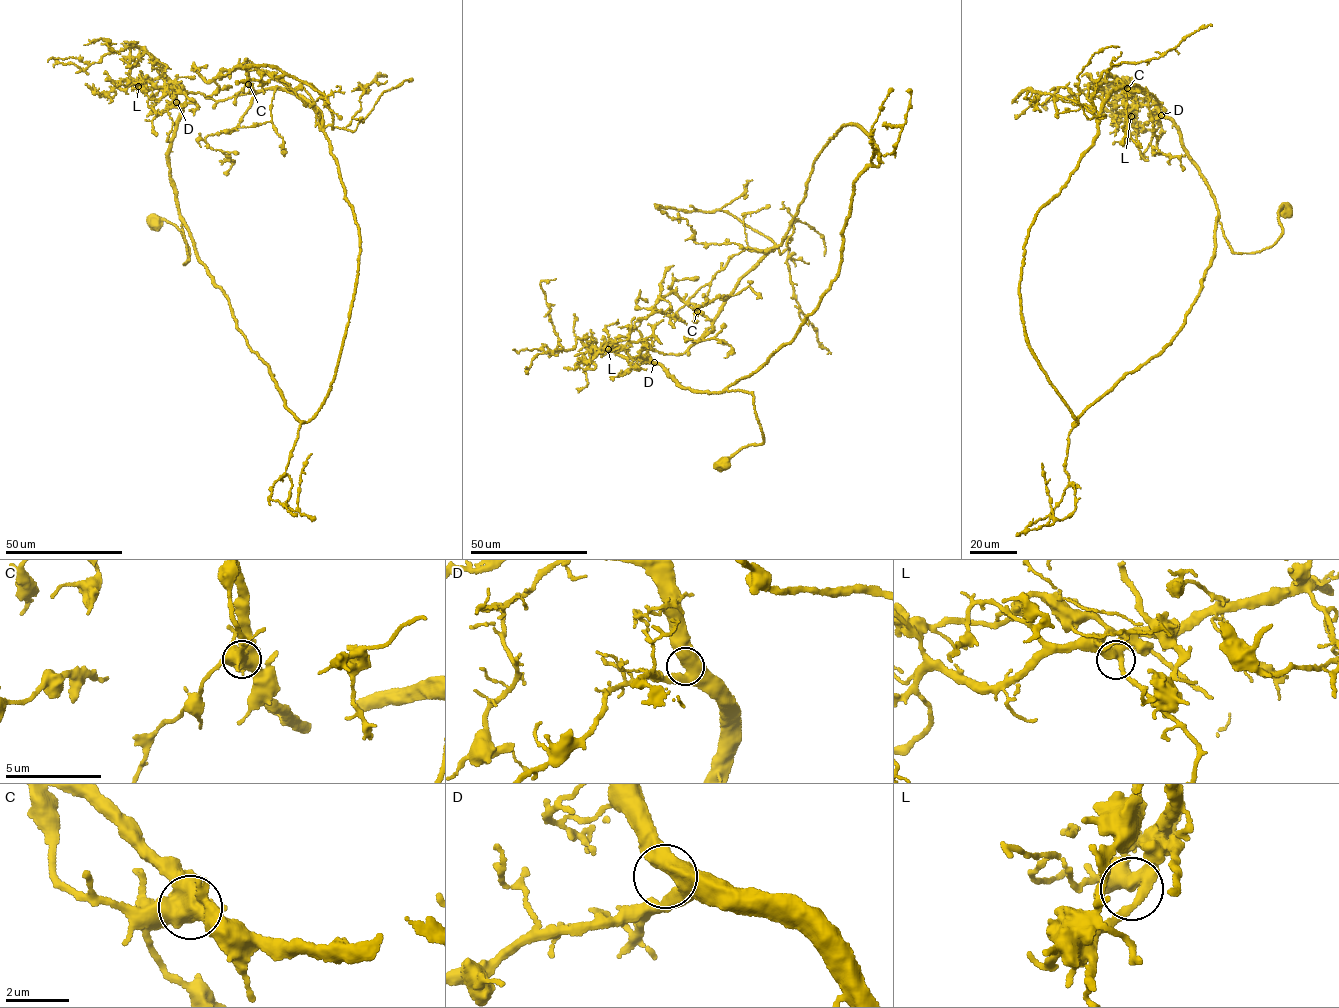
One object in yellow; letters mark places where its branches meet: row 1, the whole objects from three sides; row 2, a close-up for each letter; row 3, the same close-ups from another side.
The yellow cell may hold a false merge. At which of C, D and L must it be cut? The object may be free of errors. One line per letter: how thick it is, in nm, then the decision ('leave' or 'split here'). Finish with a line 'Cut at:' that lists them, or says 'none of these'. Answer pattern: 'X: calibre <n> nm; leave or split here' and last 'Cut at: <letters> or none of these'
C: calibre 650 nm; split here
D: calibre 480 nm; leave
L: calibre 360 nm; leave
Cut at: C

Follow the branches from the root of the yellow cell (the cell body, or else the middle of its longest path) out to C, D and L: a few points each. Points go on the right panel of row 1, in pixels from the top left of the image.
C: (1285, 209), (1252, 253), (1217, 218), (1182, 328), (1074, 425), (1027, 337), (1024, 243), (1127, 88)
D: (1285, 209), (1278, 214), (1282, 234), (1272, 246), (1252, 253), (1232, 251), (1208, 184), (1177, 128), (1161, 115)
L: (1285, 209), (1272, 246), (1233, 252), (1177, 128), (1147, 97), (1134, 102), (1131, 116)

